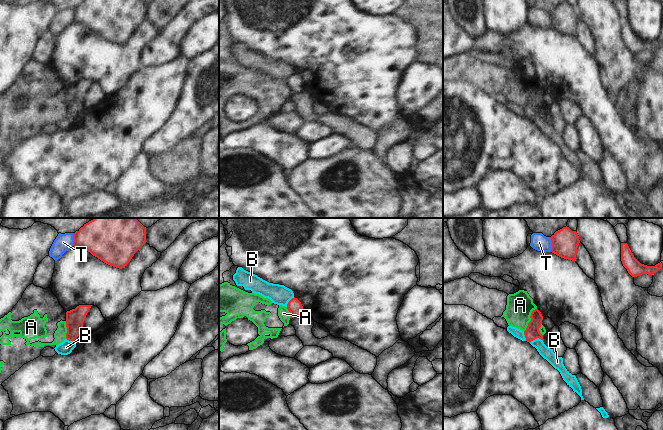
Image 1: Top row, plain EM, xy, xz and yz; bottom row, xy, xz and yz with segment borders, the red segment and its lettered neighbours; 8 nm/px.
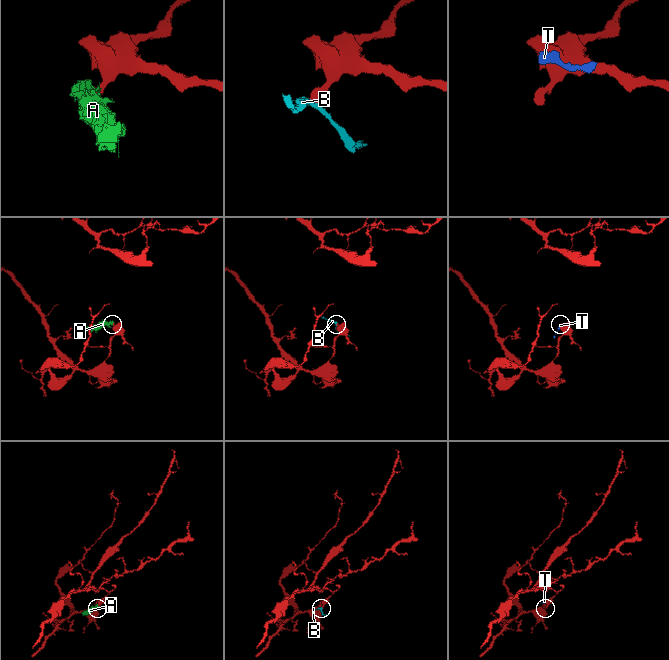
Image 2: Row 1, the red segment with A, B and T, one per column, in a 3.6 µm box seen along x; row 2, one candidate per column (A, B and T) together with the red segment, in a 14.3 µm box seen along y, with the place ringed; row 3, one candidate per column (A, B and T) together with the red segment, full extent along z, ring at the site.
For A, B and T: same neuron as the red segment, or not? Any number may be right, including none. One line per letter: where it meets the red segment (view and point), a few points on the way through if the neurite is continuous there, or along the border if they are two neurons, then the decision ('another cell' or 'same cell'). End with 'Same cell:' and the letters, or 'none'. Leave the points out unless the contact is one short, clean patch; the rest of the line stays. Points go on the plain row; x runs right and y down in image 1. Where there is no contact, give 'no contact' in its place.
A: contact yz (531, 95); border yz (536, 84), (532, 87), (530, 97), (524, 107); another cell
B: contact yz (535, 114); border yz (542, 115), (535, 114), (529, 118); another cell
T: contact yz (552, 20); border yz (549, 13), (551, 27); another cell
Same cell: none

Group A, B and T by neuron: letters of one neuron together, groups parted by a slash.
A / B / T

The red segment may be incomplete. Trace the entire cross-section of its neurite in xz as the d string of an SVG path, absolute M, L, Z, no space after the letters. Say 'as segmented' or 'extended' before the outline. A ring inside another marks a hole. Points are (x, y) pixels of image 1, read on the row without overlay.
as segmented; M292 74L288 80L287 85L290 88L290 94L304 91L304 85L301 78L297 74Z

